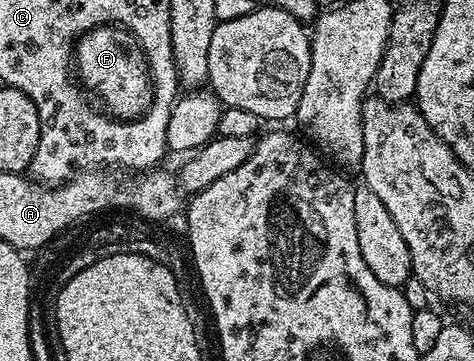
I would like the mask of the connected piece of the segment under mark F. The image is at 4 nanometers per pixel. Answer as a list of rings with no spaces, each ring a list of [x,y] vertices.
[[[102,25],[89,30],[79,38],[73,50],[73,65],[78,80],[102,102],[110,116],[121,121],[133,121],[151,108],[153,73],[143,46],[127,29],[118,25]]]

